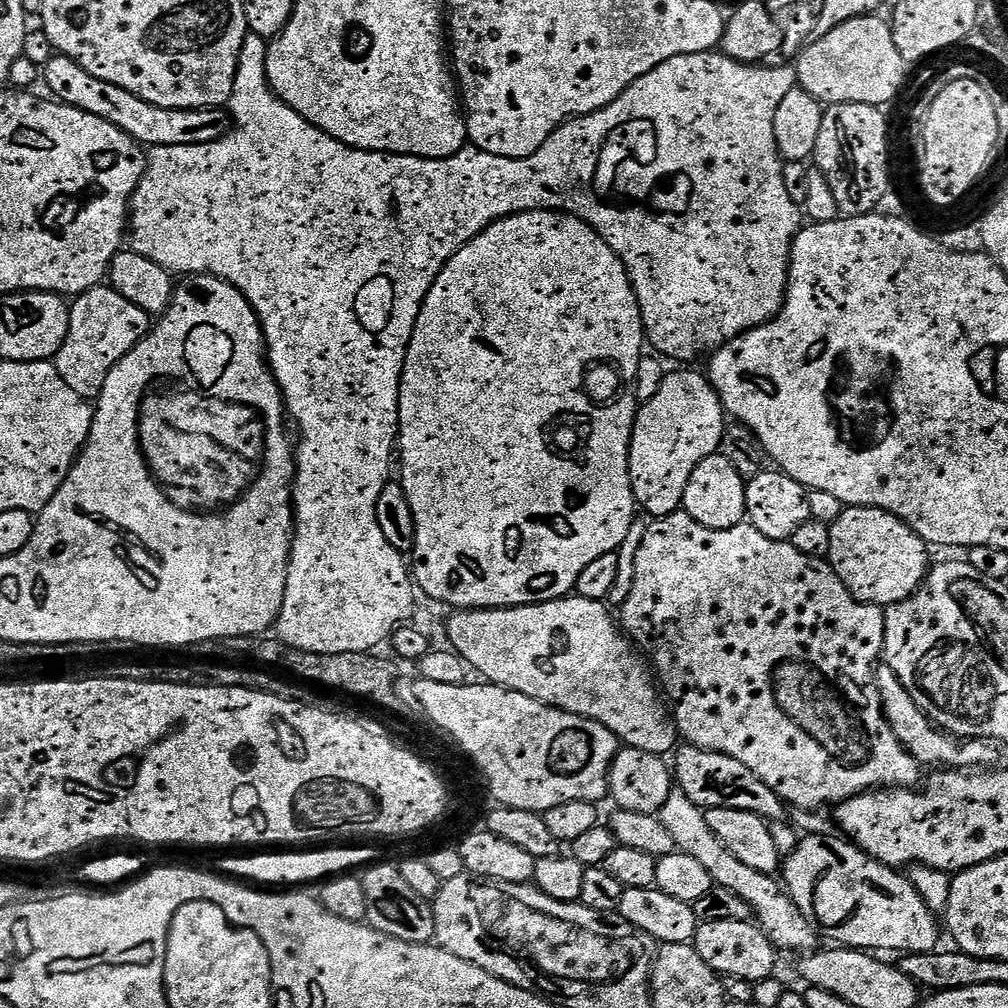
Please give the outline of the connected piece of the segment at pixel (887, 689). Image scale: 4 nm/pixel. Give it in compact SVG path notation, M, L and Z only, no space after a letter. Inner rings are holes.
M881 663L876 669L876 685L880 691L880 701L884 704L884 716L888 719L888 725L892 727L892 733L898 738L902 747L913 756L922 766L936 764L940 770L988 770L993 767L996 760L996 752L987 740L960 739L949 736L942 728L936 727L932 719L922 710L918 710L914 698L898 682L898 674L890 670L890 666Z

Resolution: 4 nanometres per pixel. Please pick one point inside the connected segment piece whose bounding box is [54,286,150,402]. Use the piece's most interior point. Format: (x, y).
(104, 327)

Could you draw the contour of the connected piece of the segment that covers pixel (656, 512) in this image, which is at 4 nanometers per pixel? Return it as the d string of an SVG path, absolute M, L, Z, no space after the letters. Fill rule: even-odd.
M669 371L665 375L658 394L654 394L650 402L637 407L636 421L632 427L632 437L628 447L628 473L639 511L649 512L649 517L652 518L669 516L681 511L686 494L686 482L690 482L690 474L694 474L694 466L698 466L698 462L720 452L725 427L724 407L707 375L703 371Z

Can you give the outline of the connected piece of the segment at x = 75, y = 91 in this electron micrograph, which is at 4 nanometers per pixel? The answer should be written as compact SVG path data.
M53 54L50 62L42 69L42 84L49 88L51 95L61 104L69 104L86 114L94 114L109 120L118 130L130 134L136 143L149 149L162 146L198 146L206 142L218 142L230 131L230 116L224 108L163 108L154 106L122 86L102 82L94 74L86 74L78 62L69 56Z

